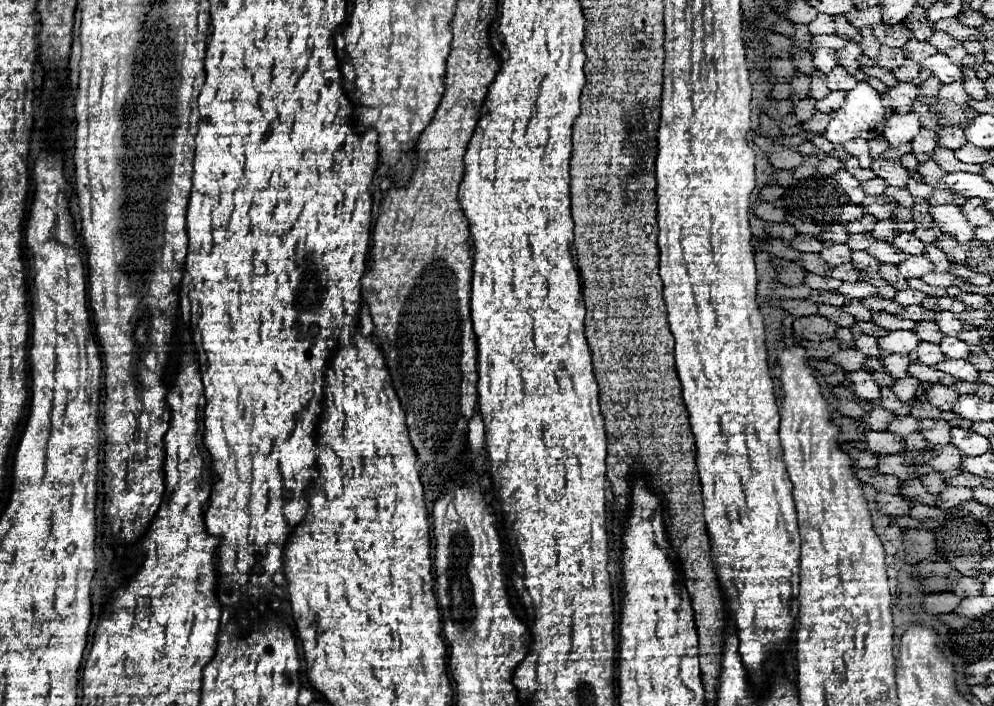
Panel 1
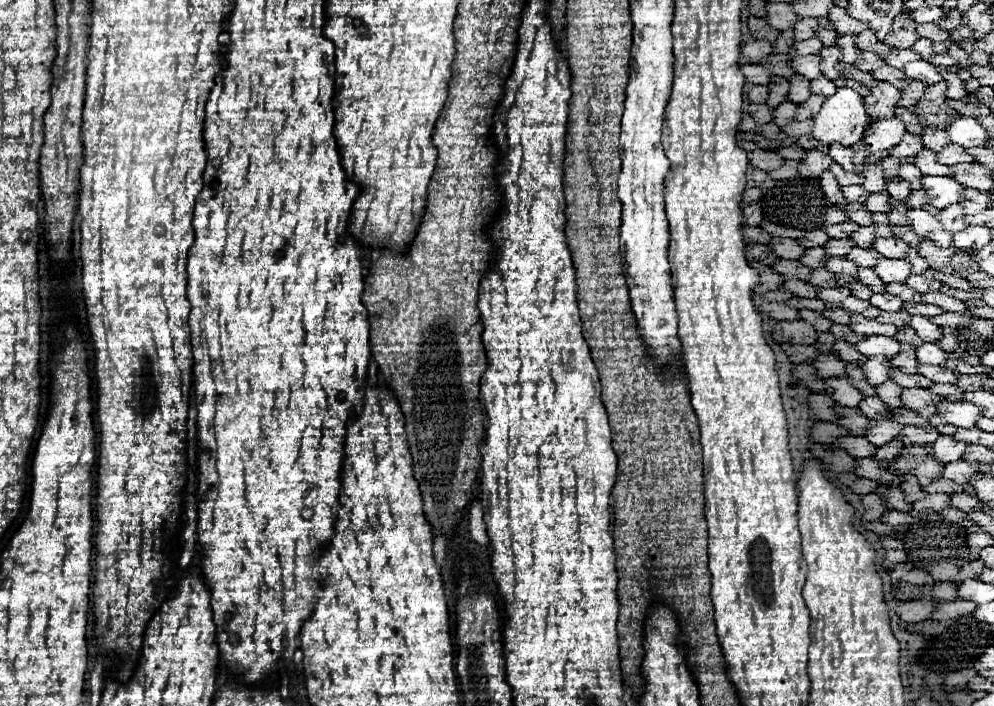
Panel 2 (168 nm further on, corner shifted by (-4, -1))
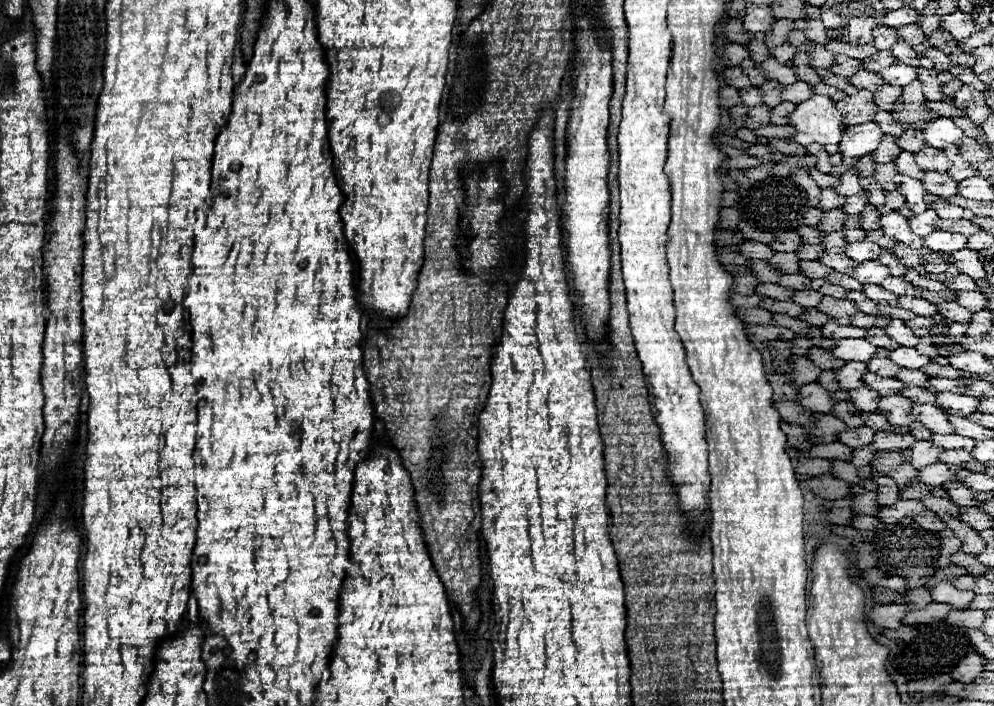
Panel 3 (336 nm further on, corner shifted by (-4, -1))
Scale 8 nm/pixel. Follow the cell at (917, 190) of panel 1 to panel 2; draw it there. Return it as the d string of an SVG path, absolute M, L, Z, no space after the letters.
M894 178L888 182L888 194L890 194L890 198L894 198L898 202L906 202L912 196L912 188L906 180Z

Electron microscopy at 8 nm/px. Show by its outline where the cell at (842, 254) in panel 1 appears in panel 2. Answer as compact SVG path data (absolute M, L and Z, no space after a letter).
M816 246L816 248L808 250L808 252L800 258L800 262L806 264L806 266L810 266L810 268L824 268L828 260L830 260L830 256L826 254L826 250L824 250L822 246Z

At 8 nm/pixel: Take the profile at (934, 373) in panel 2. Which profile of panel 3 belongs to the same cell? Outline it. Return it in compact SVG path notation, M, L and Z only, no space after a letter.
M902 368L902 372L896 374L894 378L904 382L906 386L924 386L926 380L928 380L928 376L922 374L920 370L908 370L908 368Z

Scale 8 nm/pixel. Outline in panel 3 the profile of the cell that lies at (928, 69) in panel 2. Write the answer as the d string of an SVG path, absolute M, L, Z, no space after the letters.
M898 62L898 64L892 64L892 66L884 68L884 70L880 70L878 76L884 82L892 84L892 86L906 86L906 84L910 84L910 82L916 80L916 70Z

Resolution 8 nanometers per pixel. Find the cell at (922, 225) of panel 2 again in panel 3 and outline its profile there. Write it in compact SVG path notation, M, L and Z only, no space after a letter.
M888 212L888 214L882 214L878 222L880 222L880 230L884 232L884 236L888 236L896 242L902 242L910 248L922 248L924 246L924 240L910 230L908 220L902 214Z

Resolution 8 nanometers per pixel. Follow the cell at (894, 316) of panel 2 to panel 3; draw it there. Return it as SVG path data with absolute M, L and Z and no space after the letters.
M856 312L852 316L852 326L858 326L858 328L872 328L872 326L878 326L878 328L884 328L886 324L890 322L890 318L882 318L882 316L870 316L870 314L862 314L862 312Z

